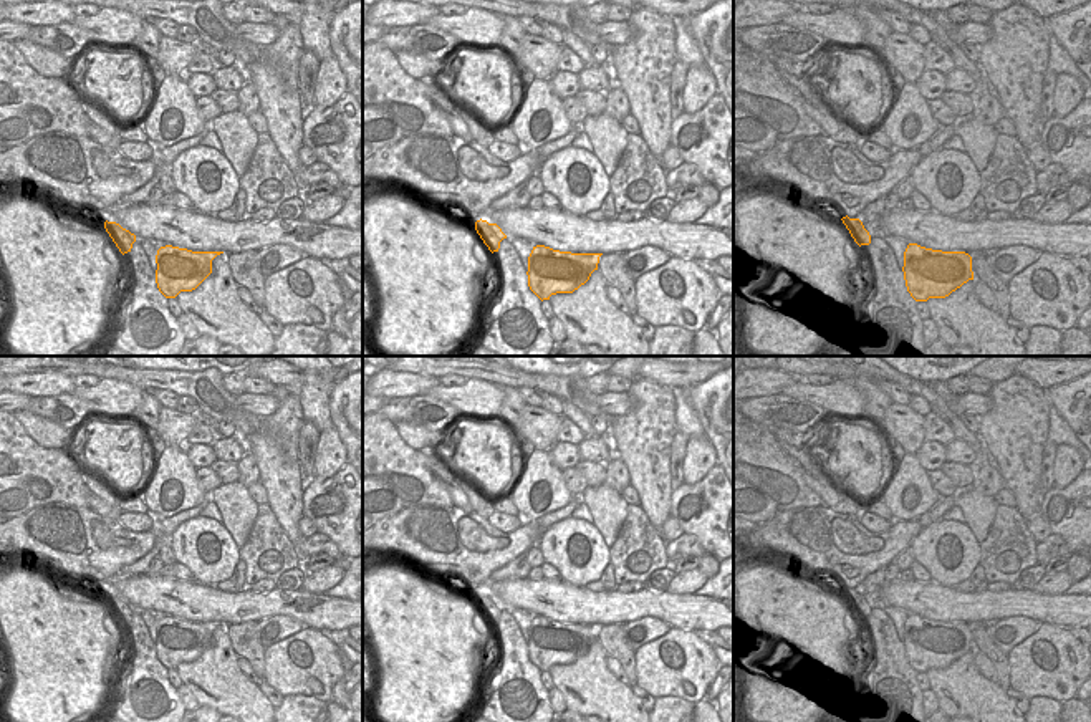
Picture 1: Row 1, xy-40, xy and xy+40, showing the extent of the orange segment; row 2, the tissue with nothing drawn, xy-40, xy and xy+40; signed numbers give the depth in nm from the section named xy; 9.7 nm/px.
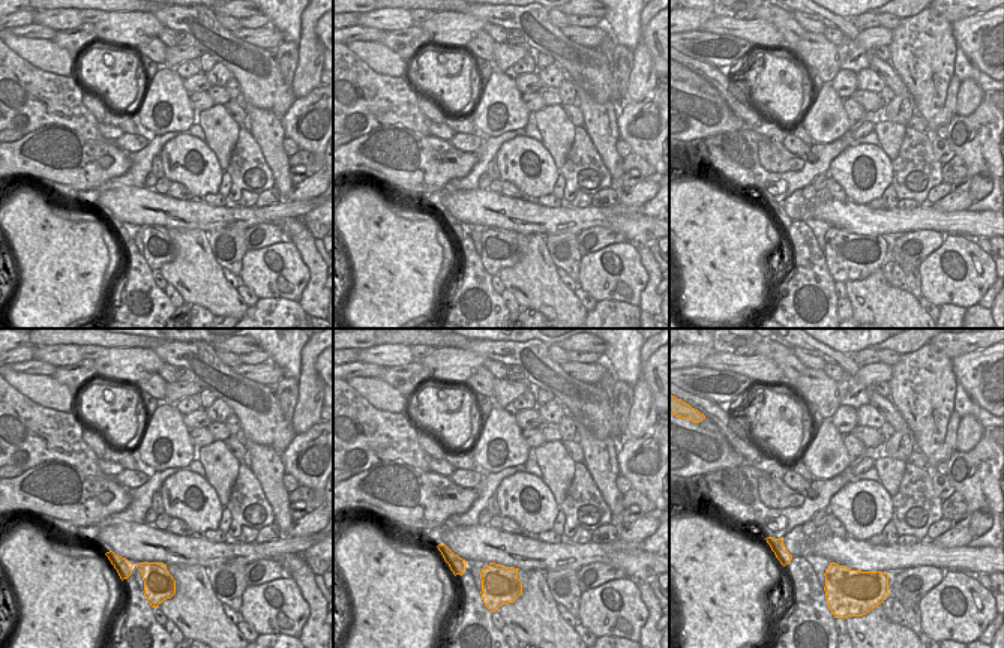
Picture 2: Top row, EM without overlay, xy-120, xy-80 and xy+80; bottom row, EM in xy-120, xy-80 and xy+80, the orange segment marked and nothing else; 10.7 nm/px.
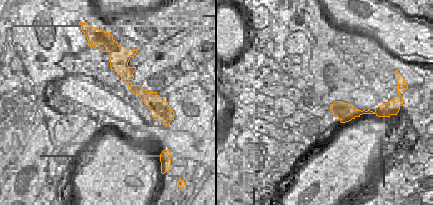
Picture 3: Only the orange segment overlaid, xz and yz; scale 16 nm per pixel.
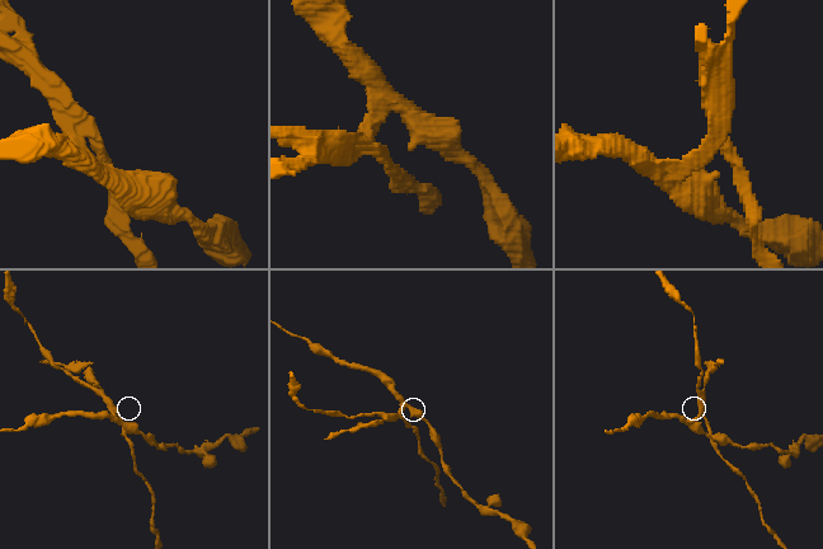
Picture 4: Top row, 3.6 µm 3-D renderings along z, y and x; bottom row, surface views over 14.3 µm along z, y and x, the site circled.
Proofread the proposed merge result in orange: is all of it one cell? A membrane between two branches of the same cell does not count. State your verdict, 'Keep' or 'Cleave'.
Cleave

